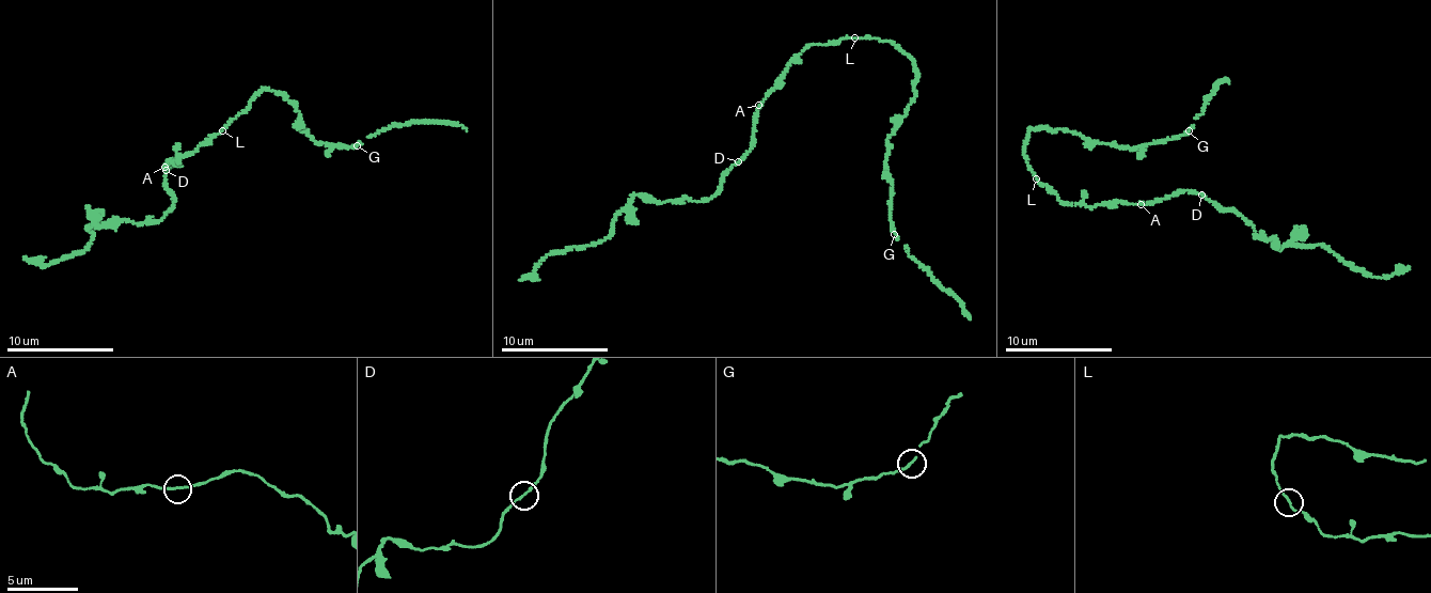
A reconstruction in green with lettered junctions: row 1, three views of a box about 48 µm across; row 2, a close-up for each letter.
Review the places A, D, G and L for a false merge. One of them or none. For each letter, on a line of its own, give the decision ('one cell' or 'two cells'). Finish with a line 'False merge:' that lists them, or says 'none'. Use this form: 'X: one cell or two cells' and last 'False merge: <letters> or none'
A: one cell
D: one cell
G: one cell
L: one cell
False merge: none

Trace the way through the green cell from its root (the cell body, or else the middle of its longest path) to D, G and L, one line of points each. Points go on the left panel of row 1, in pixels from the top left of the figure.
D: (185, 154), (177, 161), (172, 161), (164, 168), (173, 167), (171, 164), (167, 170)
G: (185, 154), (209, 144), (210, 138), (265, 90), (297, 103), (300, 131), (315, 141), (357, 145)
L: (185, 154), (209, 144), (210, 138), (222, 130)

